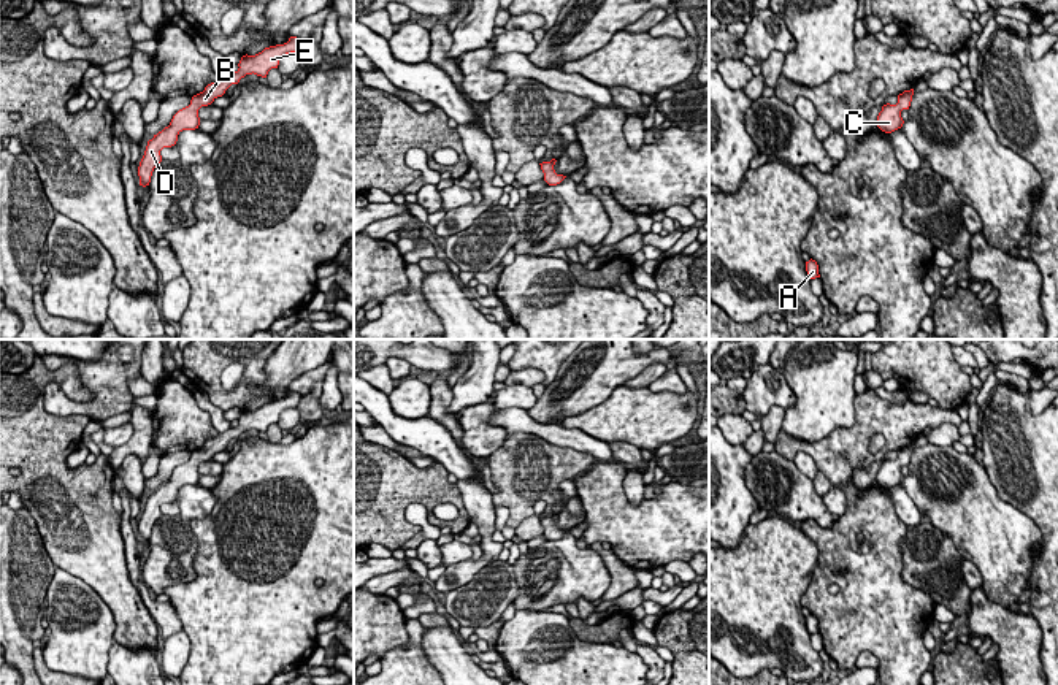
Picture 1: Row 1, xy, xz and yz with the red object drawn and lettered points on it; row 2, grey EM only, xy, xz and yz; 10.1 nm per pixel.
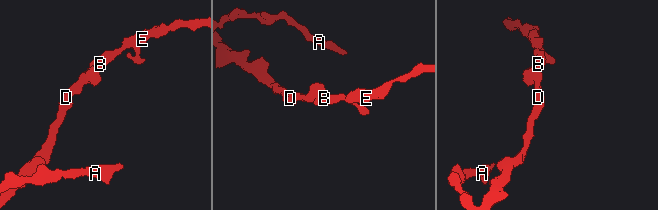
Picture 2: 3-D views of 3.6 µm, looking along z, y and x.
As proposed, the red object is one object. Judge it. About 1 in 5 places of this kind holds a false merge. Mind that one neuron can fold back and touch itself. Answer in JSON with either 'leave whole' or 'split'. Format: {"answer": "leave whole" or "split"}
{"answer": "leave whole"}

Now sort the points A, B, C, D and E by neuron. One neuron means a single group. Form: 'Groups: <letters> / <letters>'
Groups: A B C D E

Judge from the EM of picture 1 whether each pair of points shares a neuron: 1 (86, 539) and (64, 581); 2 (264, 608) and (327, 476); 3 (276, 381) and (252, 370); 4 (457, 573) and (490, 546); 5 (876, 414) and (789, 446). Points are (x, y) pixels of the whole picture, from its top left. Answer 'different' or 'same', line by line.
1: different
2: same
3: different
4: same
5: same

